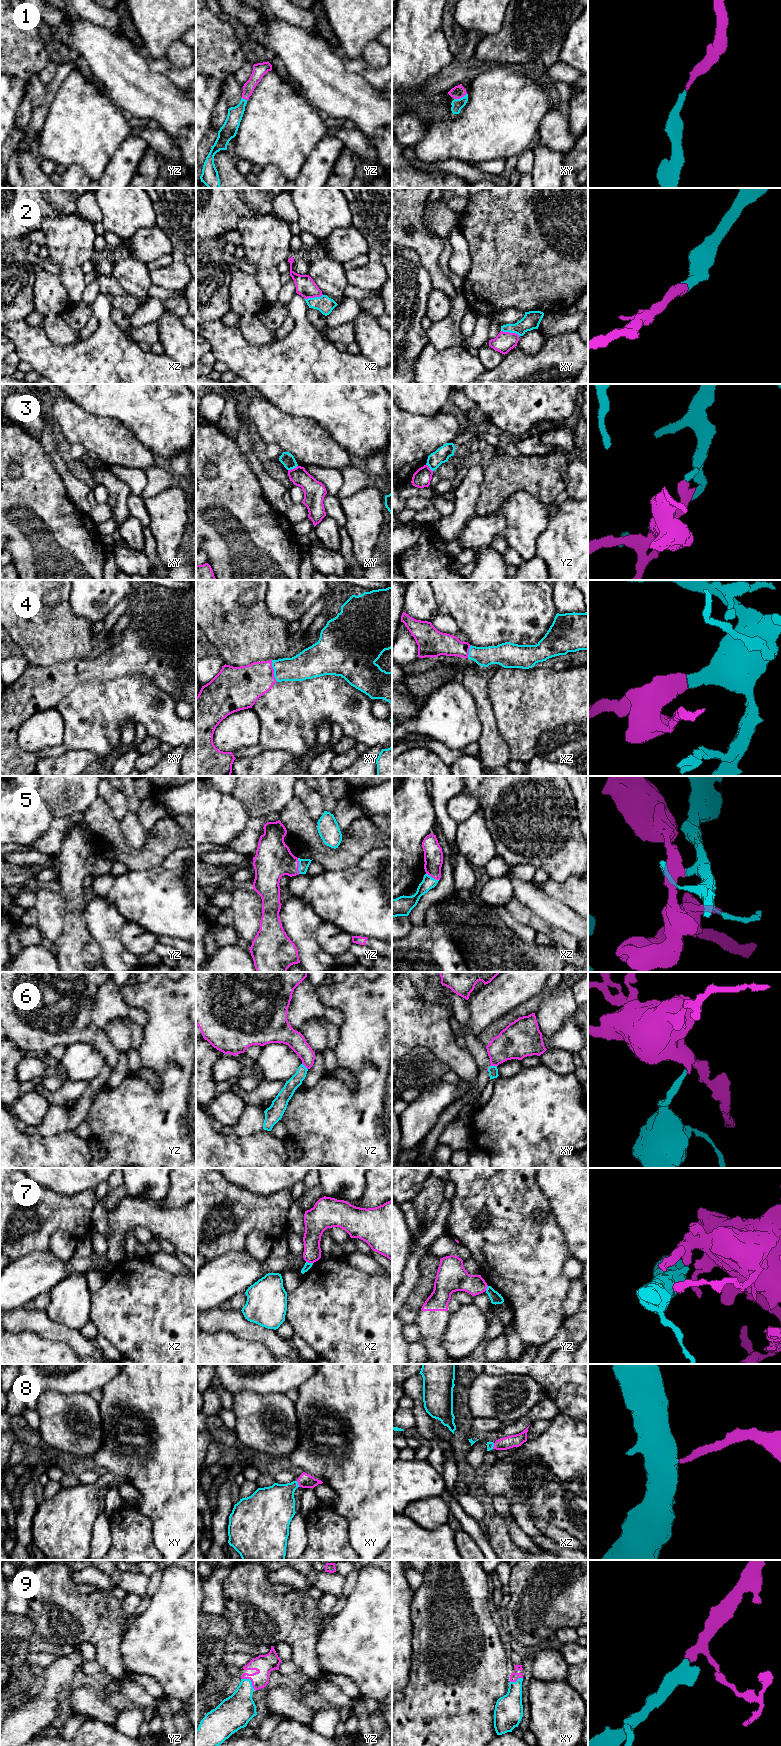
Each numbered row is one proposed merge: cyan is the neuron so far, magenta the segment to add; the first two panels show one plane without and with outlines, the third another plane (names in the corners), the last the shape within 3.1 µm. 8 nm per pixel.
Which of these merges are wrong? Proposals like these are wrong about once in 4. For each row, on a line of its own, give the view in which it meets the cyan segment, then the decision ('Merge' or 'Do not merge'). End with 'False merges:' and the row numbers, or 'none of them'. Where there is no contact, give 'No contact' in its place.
1: Touches cyan in xy. Merge
2: Touches cyan in xy. Merge
3: Touches cyan in xy. Do not merge
4: Touches cyan in xy. Merge
5: Touches cyan in yz. Merge
6: Touches cyan in yz. Do not merge
7: Touches cyan in xz. Do not merge
8: Touches cyan in xy. Merge
9: Touches cyan in yz. Merge
False merges: 3, 6, 7

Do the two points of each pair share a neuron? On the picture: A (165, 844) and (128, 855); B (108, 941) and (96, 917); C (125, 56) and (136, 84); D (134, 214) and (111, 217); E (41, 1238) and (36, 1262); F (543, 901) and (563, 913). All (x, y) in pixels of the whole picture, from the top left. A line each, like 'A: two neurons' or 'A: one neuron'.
A: one neuron
B: one neuron
C: one neuron
D: one neuron
E: two neurons
F: one neuron

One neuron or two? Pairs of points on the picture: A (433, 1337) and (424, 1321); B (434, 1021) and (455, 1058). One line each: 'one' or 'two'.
A: one
B: one

